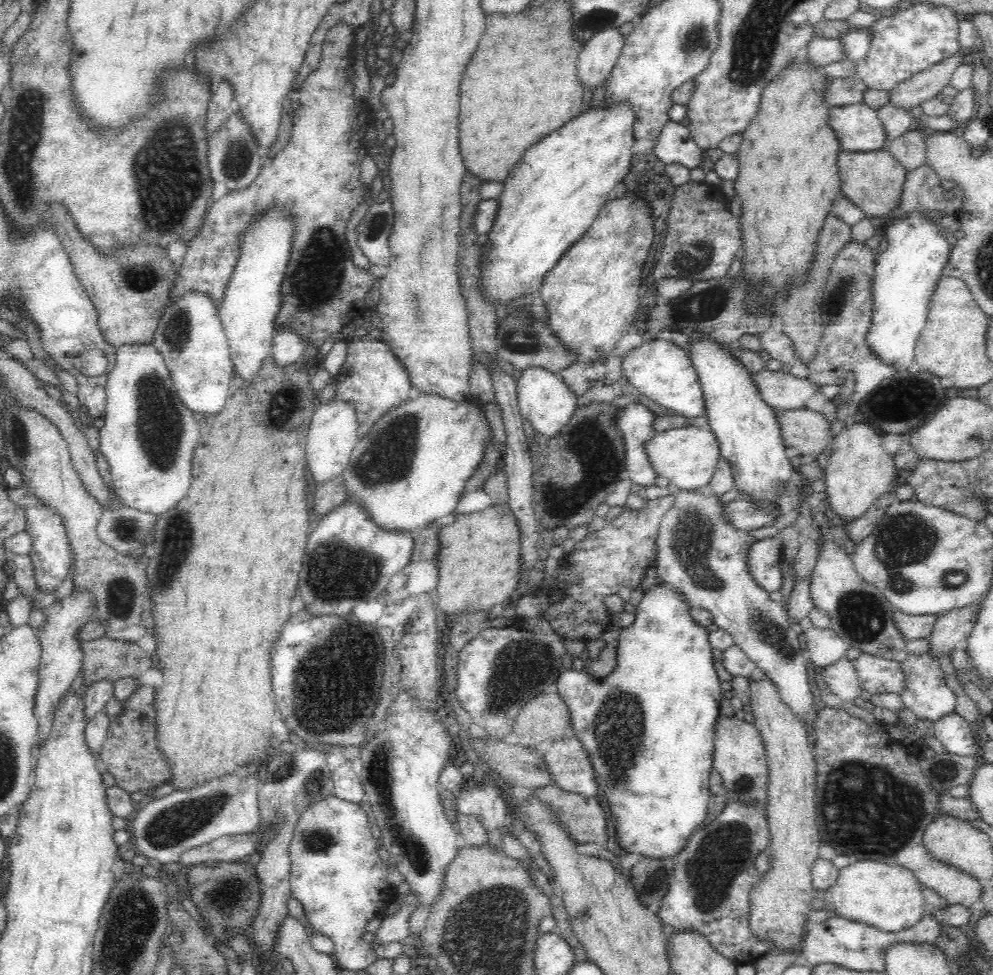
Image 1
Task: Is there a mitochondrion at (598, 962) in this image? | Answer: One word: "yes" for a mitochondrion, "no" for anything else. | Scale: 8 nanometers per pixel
no

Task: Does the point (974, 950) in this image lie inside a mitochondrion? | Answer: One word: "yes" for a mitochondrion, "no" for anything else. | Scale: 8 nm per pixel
no

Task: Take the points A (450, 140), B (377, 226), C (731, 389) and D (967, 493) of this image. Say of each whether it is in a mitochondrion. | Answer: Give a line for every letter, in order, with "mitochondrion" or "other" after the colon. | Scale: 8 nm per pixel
A: other
B: mitochondrion
C: other
D: mitochondrion

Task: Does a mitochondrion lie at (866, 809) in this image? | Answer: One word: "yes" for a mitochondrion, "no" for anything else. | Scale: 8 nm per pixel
yes

